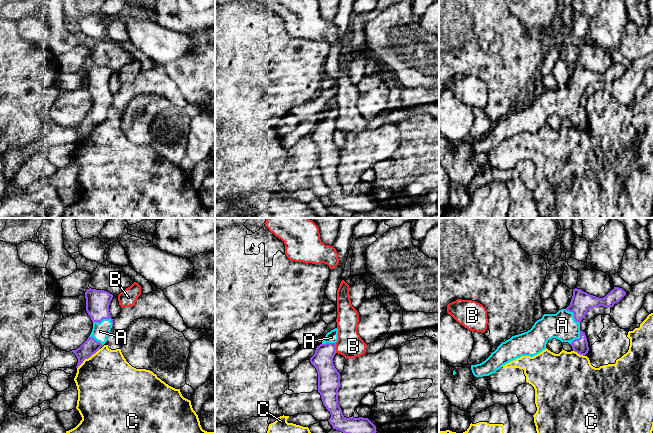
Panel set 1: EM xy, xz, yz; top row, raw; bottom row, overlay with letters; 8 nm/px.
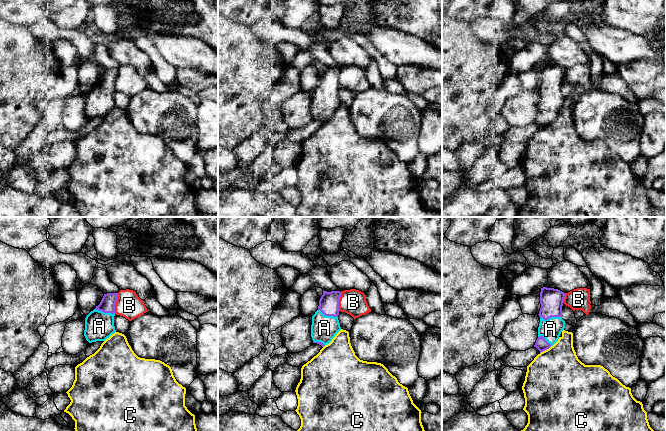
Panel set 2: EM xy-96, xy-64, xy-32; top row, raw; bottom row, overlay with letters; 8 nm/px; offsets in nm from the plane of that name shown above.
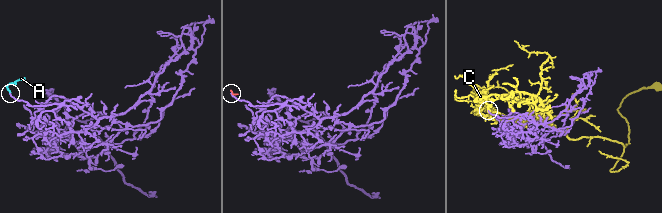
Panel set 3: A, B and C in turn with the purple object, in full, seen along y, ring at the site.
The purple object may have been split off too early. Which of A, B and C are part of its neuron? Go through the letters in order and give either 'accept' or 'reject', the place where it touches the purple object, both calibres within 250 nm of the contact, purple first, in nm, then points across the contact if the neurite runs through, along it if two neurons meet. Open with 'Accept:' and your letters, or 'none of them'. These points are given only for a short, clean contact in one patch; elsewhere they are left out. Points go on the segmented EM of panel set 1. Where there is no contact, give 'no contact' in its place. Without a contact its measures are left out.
Accept: A
A: accept | xy (104, 318) | 190/140 nm | across xy (97, 301), (98, 311), (104, 318), (100, 331)
B: reject | xz (335, 348) | 180/200 nm | along xz (335, 343), (336, 352)
C: reject | xy (87, 358) | 120/480 nm | along xy (99, 348), (77, 368)

